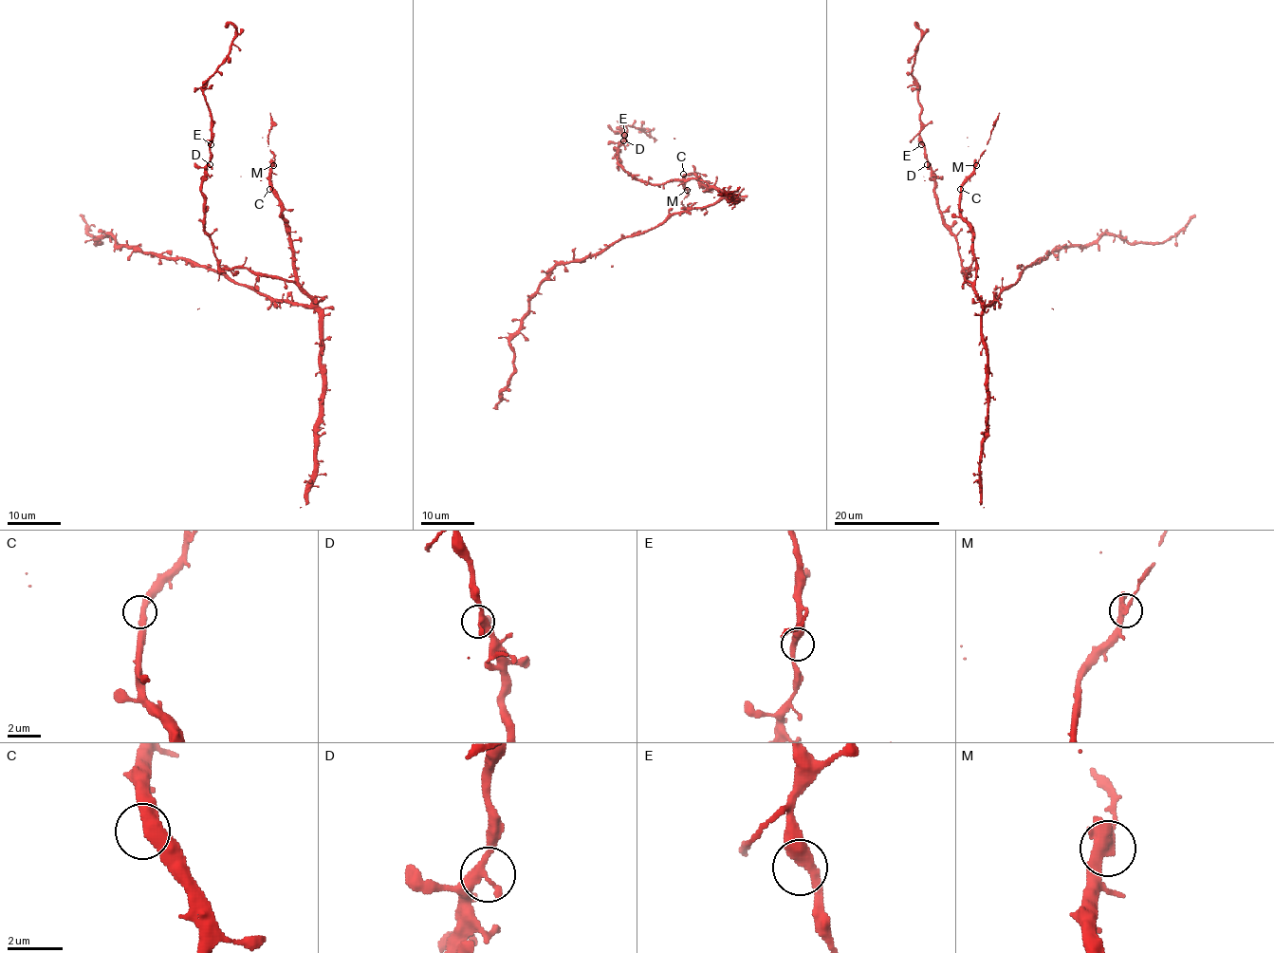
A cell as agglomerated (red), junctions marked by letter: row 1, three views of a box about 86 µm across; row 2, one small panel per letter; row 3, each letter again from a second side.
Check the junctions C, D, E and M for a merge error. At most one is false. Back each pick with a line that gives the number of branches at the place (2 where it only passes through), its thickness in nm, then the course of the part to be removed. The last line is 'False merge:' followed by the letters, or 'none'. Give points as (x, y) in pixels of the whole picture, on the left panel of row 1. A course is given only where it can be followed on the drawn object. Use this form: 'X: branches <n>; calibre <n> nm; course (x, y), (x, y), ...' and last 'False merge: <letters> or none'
M: branches 2; calibre 420 nm
False merge: M

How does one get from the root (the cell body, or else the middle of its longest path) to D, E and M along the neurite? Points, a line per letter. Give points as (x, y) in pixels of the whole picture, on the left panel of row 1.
D: (308, 298), (292, 282), (255, 275), (242, 267), (219, 266), (211, 236), (204, 230), (202, 177), (210, 164)
E: (308, 298), (292, 282), (255, 275), (242, 267), (219, 266), (211, 236), (204, 230), (202, 193), (211, 144)
M: (308, 298), (297, 280), (289, 226), (282, 215), (280, 197), (272, 186), (270, 167), (273, 164)

